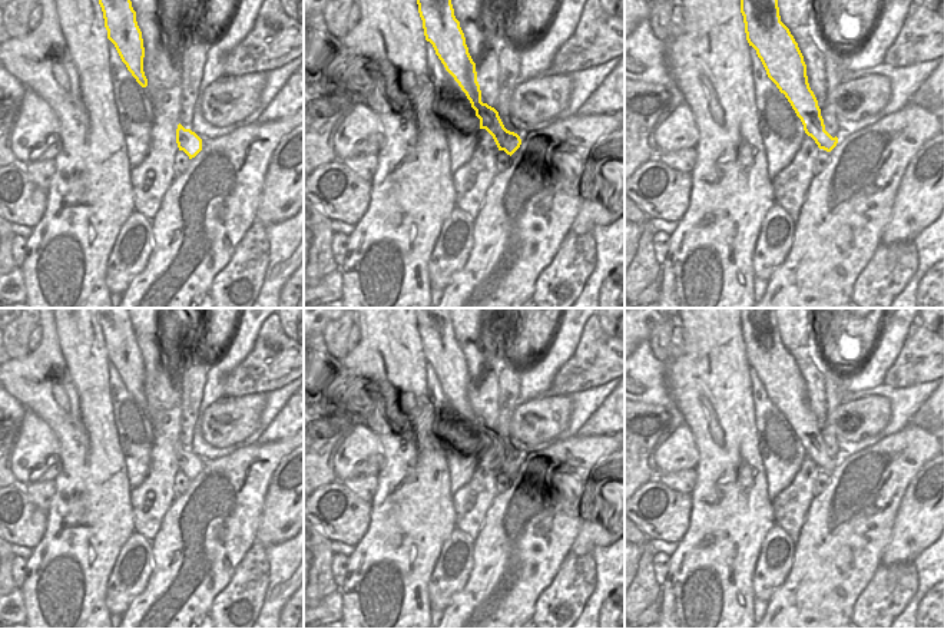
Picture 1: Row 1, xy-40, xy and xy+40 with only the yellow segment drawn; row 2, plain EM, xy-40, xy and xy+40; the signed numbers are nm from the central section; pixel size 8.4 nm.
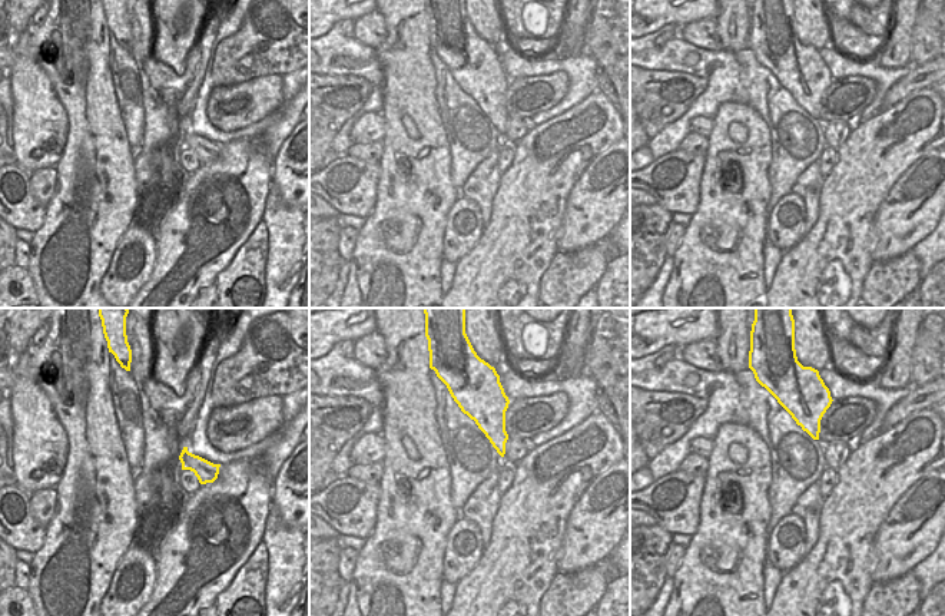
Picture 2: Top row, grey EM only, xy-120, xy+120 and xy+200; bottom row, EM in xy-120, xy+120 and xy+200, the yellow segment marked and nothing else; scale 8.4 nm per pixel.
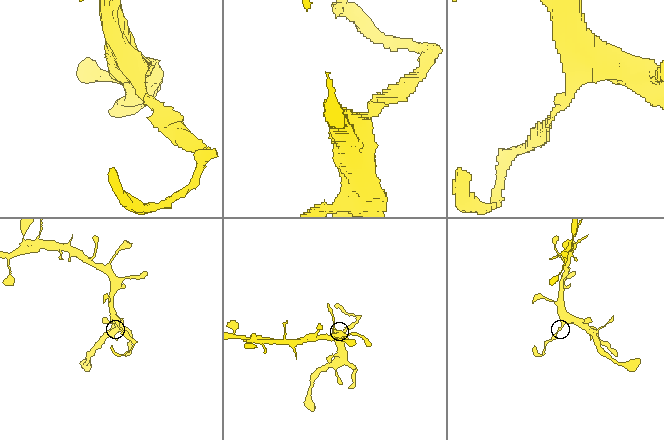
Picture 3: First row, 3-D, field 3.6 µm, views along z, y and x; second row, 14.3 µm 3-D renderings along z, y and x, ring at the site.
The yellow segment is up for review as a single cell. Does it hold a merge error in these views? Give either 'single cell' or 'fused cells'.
fused cells

